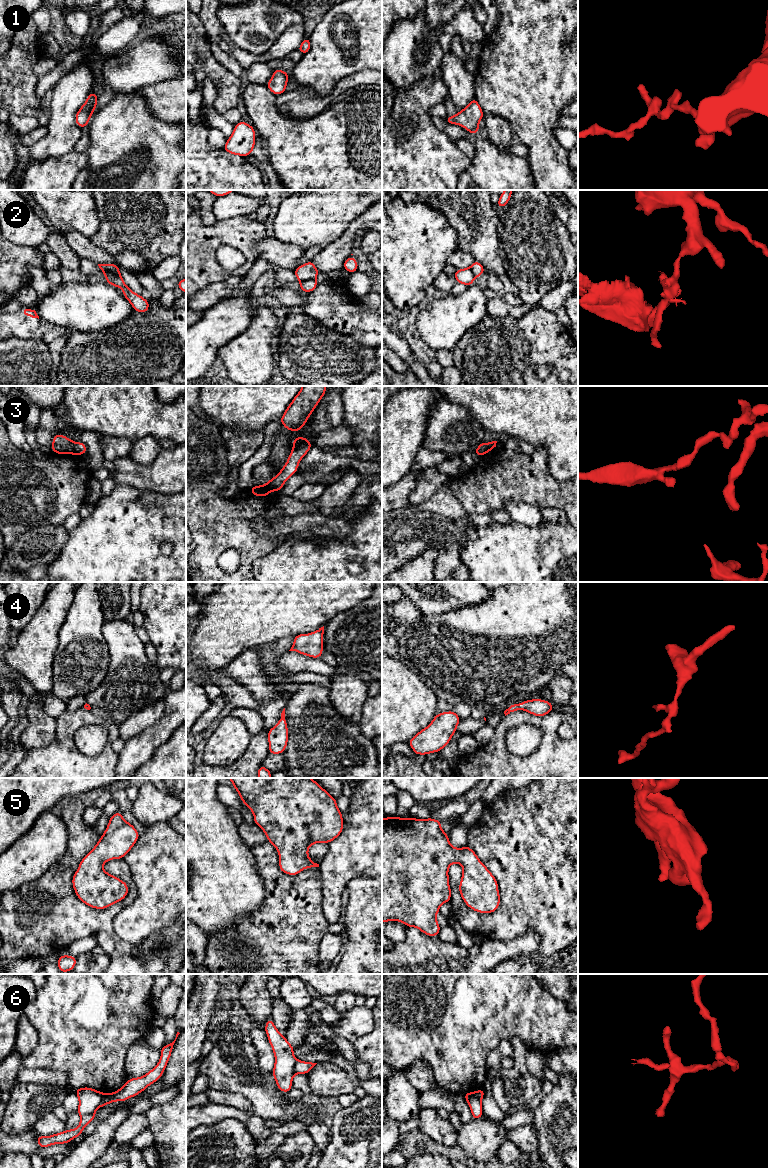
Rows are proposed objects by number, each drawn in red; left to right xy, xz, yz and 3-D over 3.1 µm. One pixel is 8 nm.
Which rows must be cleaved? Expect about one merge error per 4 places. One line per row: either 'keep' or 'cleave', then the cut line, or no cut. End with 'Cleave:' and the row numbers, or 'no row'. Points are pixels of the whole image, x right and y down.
1: keep; cut none
2: cleave; cut xy (102, 270), (119, 274)
3: cleave; cut xy (75, 443), (75, 451), (73, 453)
4: keep; cut none
5: keep; cut none
6: cleave; cut xy (94, 1111), (81, 1116)
Cleave: 2, 3, 6

